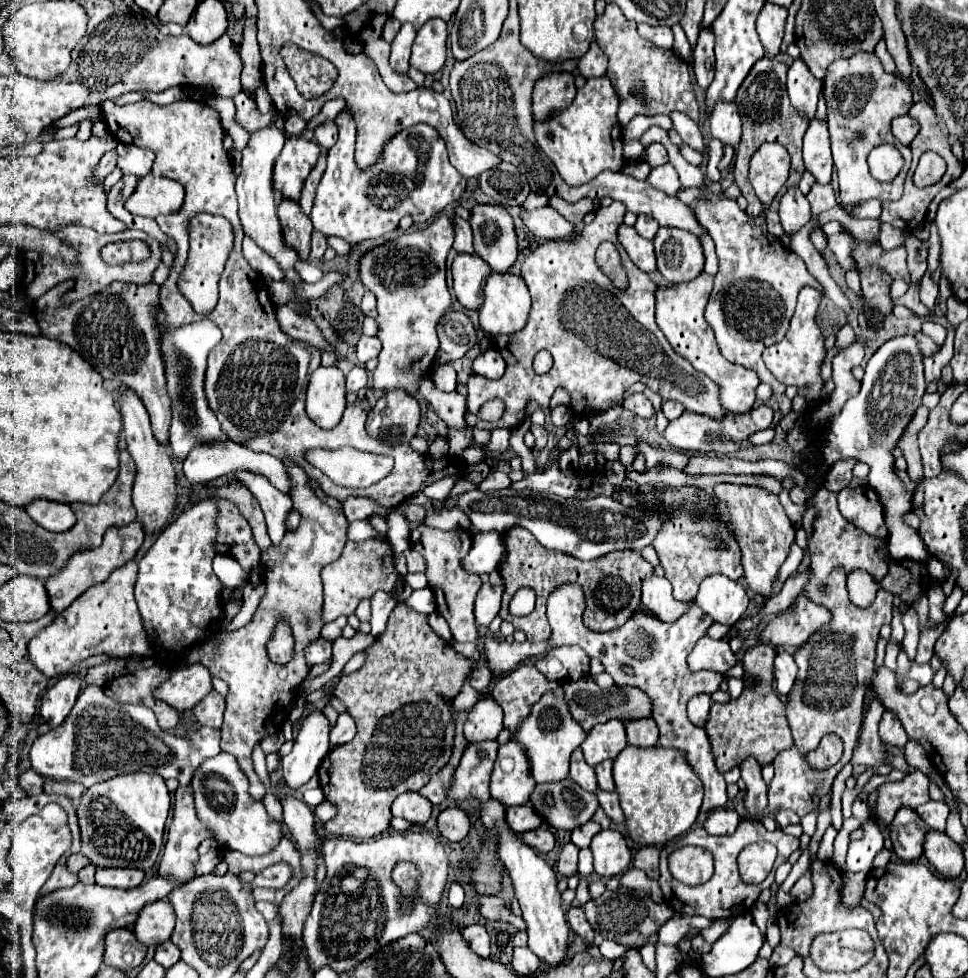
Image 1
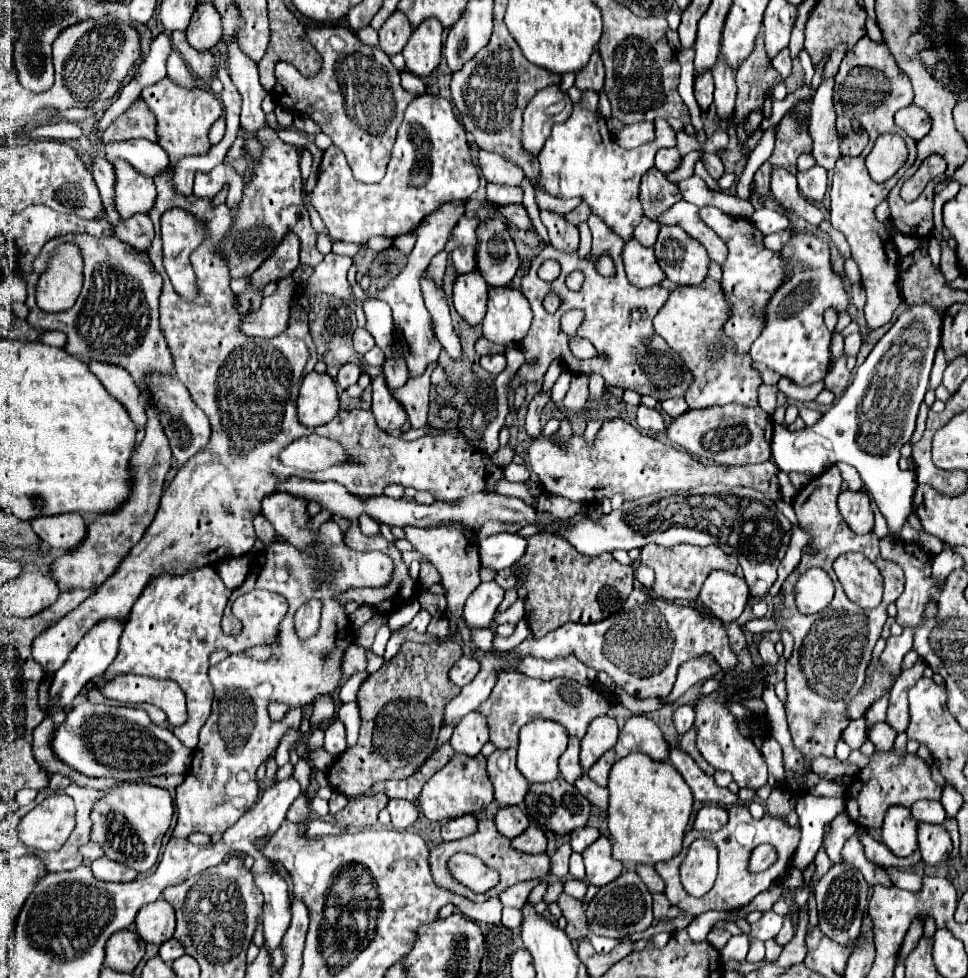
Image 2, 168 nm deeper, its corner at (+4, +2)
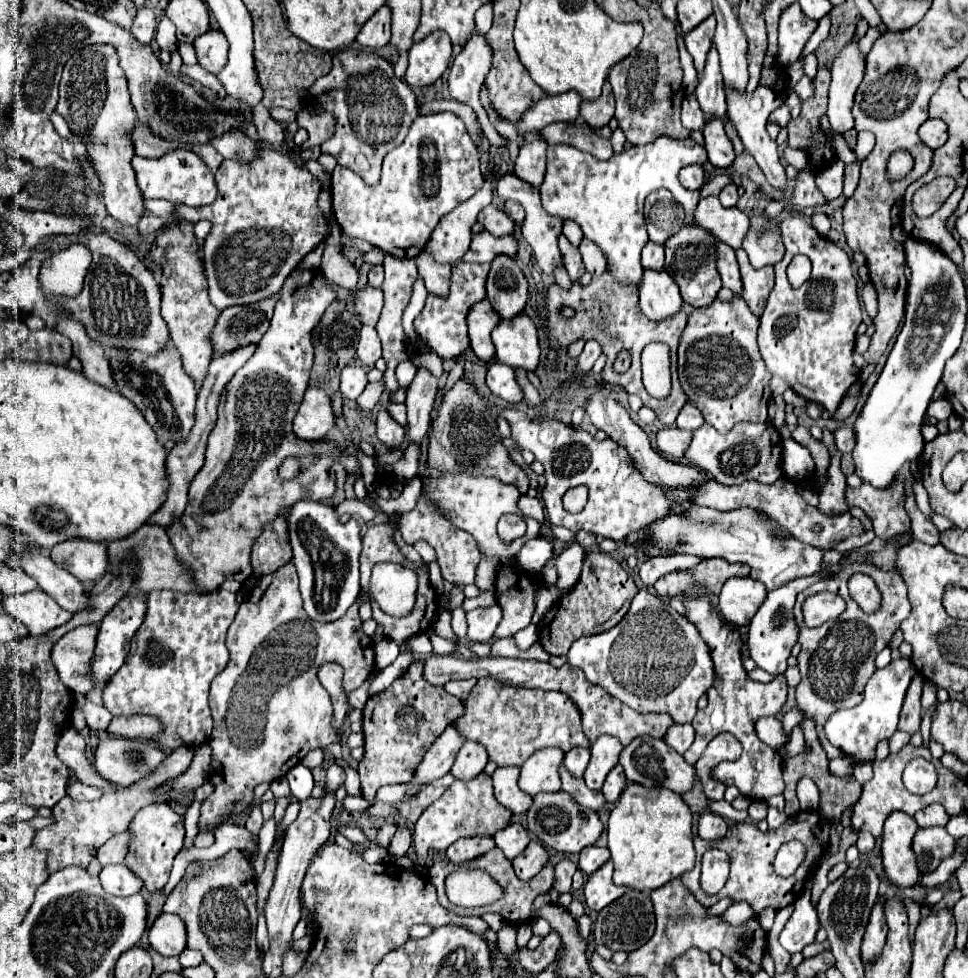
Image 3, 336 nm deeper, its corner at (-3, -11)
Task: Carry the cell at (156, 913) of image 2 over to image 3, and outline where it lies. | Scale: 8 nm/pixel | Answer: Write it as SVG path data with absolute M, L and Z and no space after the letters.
M161 914L149 928L149 944L161 956L179 956L185 950L185 924L175 914Z

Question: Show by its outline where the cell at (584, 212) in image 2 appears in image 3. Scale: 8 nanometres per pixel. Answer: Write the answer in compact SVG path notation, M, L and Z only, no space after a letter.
M583 238L579 244L579 252L581 252L583 264L591 276L603 274L603 270L607 268L607 260L603 258L603 252L599 250L599 246L595 246L595 242L591 242L589 238Z

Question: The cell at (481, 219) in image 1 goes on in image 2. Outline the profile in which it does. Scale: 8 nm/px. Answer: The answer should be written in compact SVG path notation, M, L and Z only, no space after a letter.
M498 217L480 223L476 263L490 287L508 287L520 267L514 241Z

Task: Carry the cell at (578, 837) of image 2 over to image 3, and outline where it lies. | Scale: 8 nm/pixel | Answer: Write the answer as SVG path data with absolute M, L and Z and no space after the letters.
M589 846L589 848L583 848L581 854L579 854L579 868L581 868L585 874L591 874L591 872L595 872L597 868L601 868L607 860L609 860L609 850L607 850L607 848Z

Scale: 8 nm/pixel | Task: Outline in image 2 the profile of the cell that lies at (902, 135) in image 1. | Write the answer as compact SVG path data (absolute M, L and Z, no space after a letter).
M910 105L910 107L904 107L900 109L900 113L896 113L896 123L916 141L920 141L922 137L928 135L928 131L932 129L932 119L930 115L916 107L916 105Z

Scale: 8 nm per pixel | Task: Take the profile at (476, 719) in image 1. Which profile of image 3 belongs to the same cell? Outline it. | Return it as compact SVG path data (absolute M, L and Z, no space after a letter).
M465 742L457 754L451 774L459 780L473 780L477 774L483 772L487 762L489 762L487 750L483 750L483 746L479 746L479 742Z

